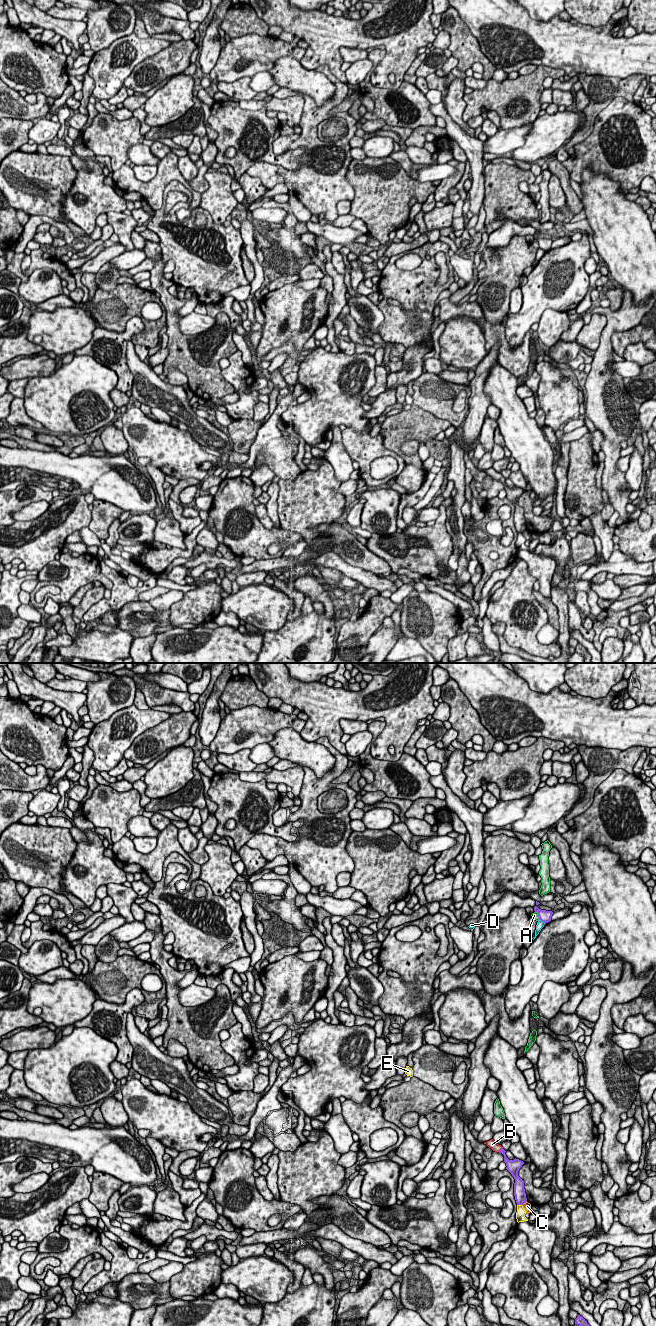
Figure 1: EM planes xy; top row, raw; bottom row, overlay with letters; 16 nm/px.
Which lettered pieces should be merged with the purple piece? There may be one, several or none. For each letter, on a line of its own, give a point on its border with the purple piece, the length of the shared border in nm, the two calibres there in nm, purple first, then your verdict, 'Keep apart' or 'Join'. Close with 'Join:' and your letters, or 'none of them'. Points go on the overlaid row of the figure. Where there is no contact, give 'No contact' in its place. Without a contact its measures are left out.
A: Touches purple at xy (538, 915). Shared border 160 nm. Thickness 190 nm (purple) against 100 nm. Keep apart
B: Touches purple at xy (500, 1150). Shared border 120 nm. Thickness 100 nm (purple) against 140 nm. Join
C: Touches purple at xy (524, 1202). Shared border 110 nm. Thickness 190 nm (purple) against 130 nm. Keep apart
D: Touches purple at xy (542, 921). Shared border 130 nm. Thickness 190 nm (purple) against 120 nm. Keep apart
E: Touches purple at xy (519, 1204). Shared border 80 nm. Thickness 190 nm (purple) against 160 nm. Keep apart
Join: B

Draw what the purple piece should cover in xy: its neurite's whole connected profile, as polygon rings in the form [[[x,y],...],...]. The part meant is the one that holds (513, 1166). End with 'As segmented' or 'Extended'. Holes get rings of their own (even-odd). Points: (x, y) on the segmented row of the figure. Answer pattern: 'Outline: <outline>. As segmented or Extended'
Outline: [[[493,1139],[485,1142],[489,1148],[491,1148],[495,1152],[502,1153],[504,1155],[504,1162],[506,1163],[506,1169],[512,1174],[515,1179],[514,1183],[514,1196],[517,1205],[523,1205],[527,1202],[526,1193],[524,1189],[524,1181],[518,1176],[518,1171],[524,1164],[523,1161],[519,1159],[509,1160],[506,1157],[505,1150],[499,1144],[497,1144]]]. Extended

